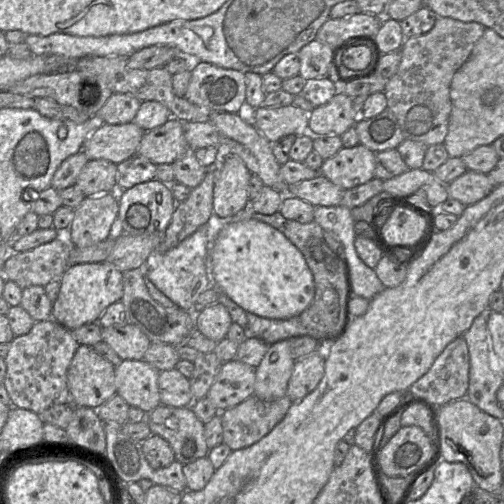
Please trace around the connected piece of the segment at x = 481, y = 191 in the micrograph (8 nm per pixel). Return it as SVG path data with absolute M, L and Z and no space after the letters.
M467 170L448 184L448 199L471 205L485 198L495 187L487 174Z

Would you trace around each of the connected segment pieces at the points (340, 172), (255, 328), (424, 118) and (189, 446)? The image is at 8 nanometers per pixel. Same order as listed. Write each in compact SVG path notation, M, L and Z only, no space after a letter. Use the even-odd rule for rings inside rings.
M360 143L352 148L342 147L334 156L324 160L319 173L343 189L352 189L375 178L375 155Z
M255 212L252 218L276 228L299 249L313 274L315 293L311 304L300 315L289 319L269 319L247 312L251 336L261 339L267 345L272 345L282 340L307 336L307 334L310 337L312 337L311 335L319 336L320 340L338 334L345 324L346 299L348 294L348 264L345 264L327 245L323 239L324 229L316 221L299 223L286 219L280 212L272 215L263 215Z
M437 17L427 33L405 38L399 67L387 81L384 90L387 108L395 115L404 139L419 141L428 146L444 143L452 109L452 79L470 57L485 30L486 27L477 22Z
M160 404L146 412L152 434L164 438L171 446L175 459L182 464L207 457L209 448L204 437L204 424L190 406L173 407Z

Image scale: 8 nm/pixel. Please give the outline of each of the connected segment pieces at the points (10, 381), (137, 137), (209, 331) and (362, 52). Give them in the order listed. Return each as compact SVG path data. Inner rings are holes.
M52 318L35 322L27 334L15 337L4 358L6 375L3 386L9 394L10 405L39 414L54 404L70 403L66 375L78 347L71 330Z
M133 122L121 125L104 123L89 135L82 151L89 161L103 159L117 165L137 155L144 132Z
M220 302L210 304L194 315L195 328L215 342L226 338L233 323L227 308Z
M359 41L337 53L333 62L338 67L338 76L345 79L366 73L374 62L372 46L366 41Z

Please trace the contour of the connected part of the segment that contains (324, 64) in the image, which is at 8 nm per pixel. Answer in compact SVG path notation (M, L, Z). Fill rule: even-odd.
M317 40L305 45L297 53L300 73L304 79L325 78L331 63L331 48Z

